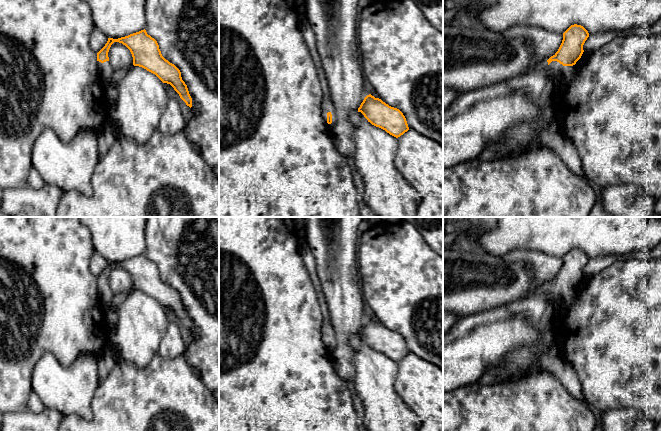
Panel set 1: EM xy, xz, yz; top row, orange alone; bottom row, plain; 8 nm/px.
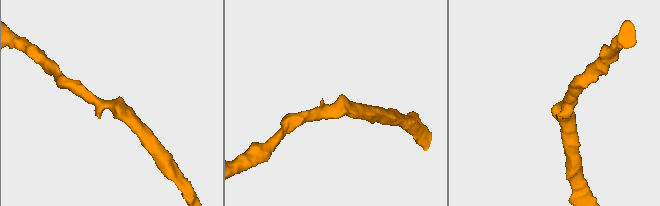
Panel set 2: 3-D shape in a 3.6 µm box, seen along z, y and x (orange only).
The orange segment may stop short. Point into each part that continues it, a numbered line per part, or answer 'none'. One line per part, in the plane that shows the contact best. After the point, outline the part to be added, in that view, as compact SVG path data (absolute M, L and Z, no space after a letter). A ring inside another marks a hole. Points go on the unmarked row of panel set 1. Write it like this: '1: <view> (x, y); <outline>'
1: xz (327, 329); M323 322L323 326L321 329L321 338L324 346L329 351L332 351L333 349L336 348L337 340L331 322Z

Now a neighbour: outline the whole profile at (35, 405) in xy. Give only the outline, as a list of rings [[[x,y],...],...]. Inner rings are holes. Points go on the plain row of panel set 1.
[[[31,391],[29,395],[29,401],[28,401],[28,410],[34,412],[34,413],[40,413],[45,409],[44,404],[40,400],[40,398],[37,396],[36,393]]]

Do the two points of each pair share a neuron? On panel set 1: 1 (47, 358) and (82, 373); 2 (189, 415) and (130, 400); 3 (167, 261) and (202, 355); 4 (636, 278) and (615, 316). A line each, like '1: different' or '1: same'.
1: same
2: same
3: same
4: same

